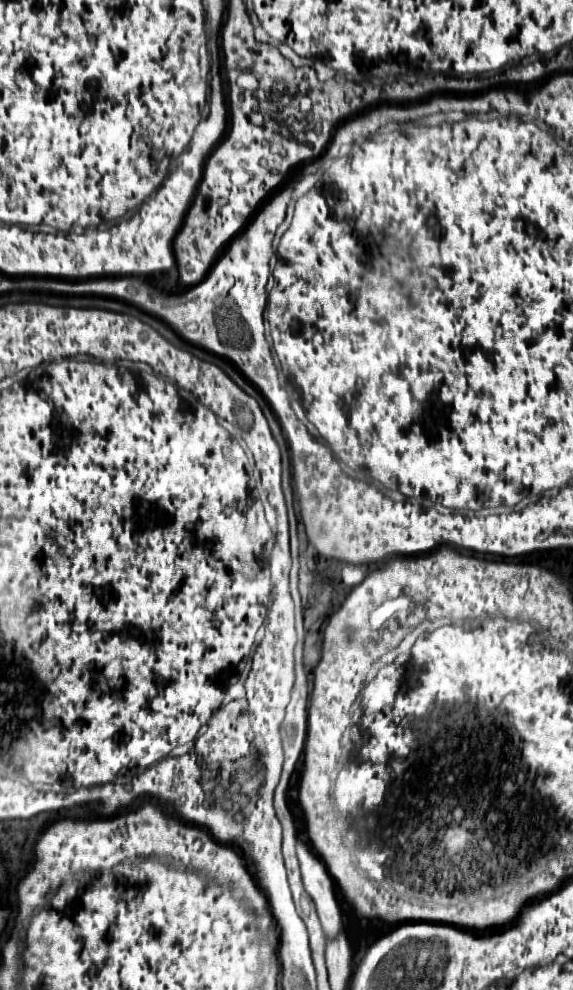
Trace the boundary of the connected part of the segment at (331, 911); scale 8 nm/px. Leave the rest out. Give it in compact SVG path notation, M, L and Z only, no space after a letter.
M298 844L298 860L304 888L316 904L322 928L328 938L336 938L342 930L342 914L334 892L334 880L328 876L324 864L314 858L306 844Z

